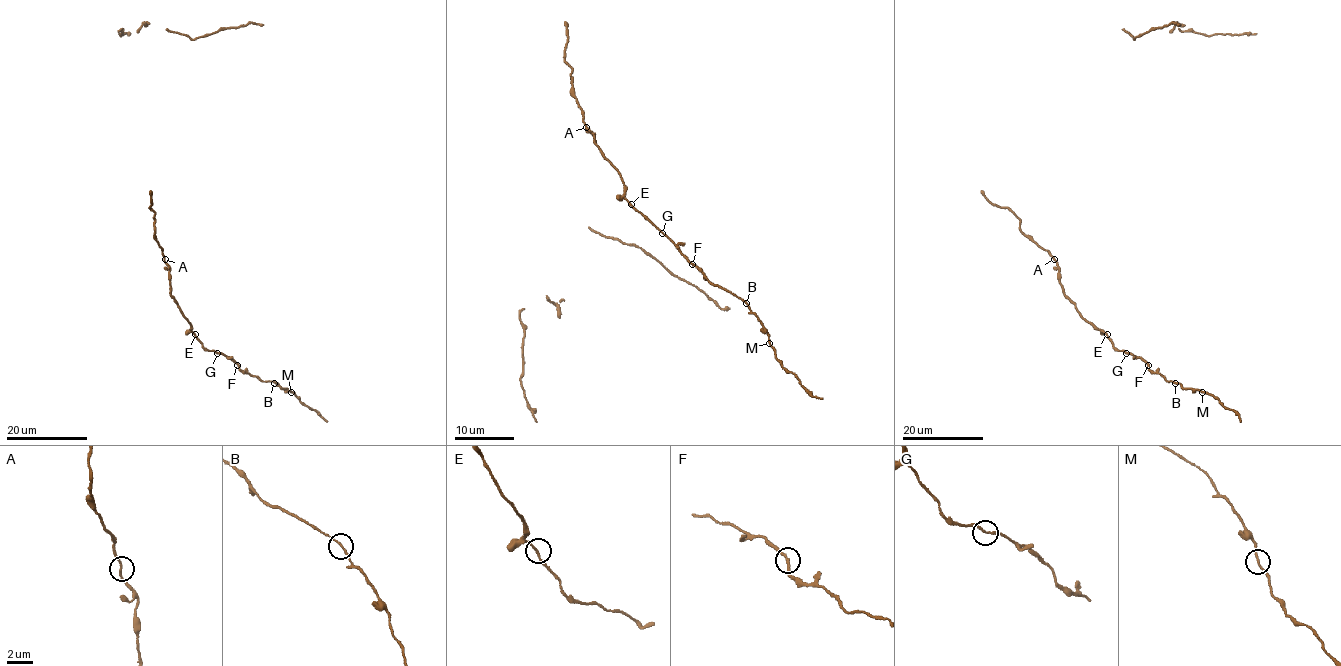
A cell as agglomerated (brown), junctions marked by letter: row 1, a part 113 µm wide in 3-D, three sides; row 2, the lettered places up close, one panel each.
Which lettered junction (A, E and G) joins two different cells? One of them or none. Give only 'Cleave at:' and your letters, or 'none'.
Cleave at: none

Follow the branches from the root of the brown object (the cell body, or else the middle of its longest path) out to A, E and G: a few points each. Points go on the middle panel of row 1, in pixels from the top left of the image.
A: (572, 93), (582, 110), (586, 127)
E: (572, 93), (582, 110), (585, 129), (594, 135), (594, 142), (620, 175), (623, 195), (631, 204)
G: (572, 93), (582, 110), (585, 129), (594, 135), (594, 142), (620, 175), (623, 197), (662, 232)

